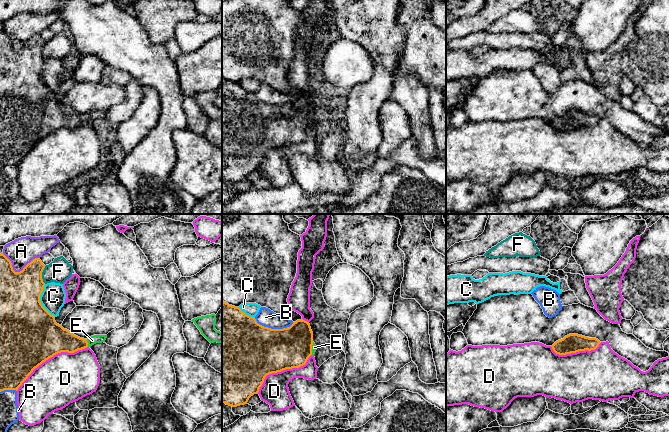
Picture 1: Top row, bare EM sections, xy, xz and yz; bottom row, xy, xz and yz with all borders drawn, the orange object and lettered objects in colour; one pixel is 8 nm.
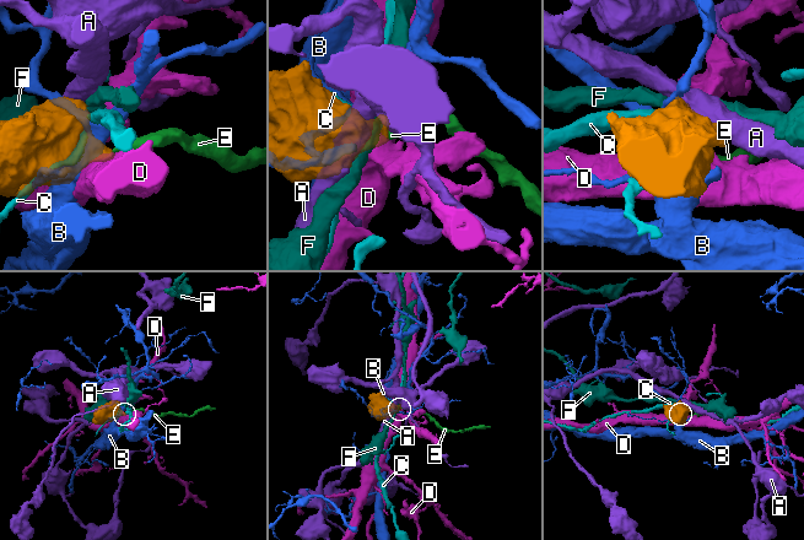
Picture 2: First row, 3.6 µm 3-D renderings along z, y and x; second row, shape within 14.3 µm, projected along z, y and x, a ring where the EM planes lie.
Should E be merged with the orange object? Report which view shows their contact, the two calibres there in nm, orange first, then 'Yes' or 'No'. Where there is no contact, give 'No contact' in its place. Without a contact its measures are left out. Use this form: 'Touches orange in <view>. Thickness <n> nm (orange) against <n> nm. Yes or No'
Touches orange in xy. Thickness 200 nm (orange) against 70 nm. Yes

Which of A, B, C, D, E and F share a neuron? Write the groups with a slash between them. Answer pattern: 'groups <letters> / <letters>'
groups A / B / C / D / E / F

